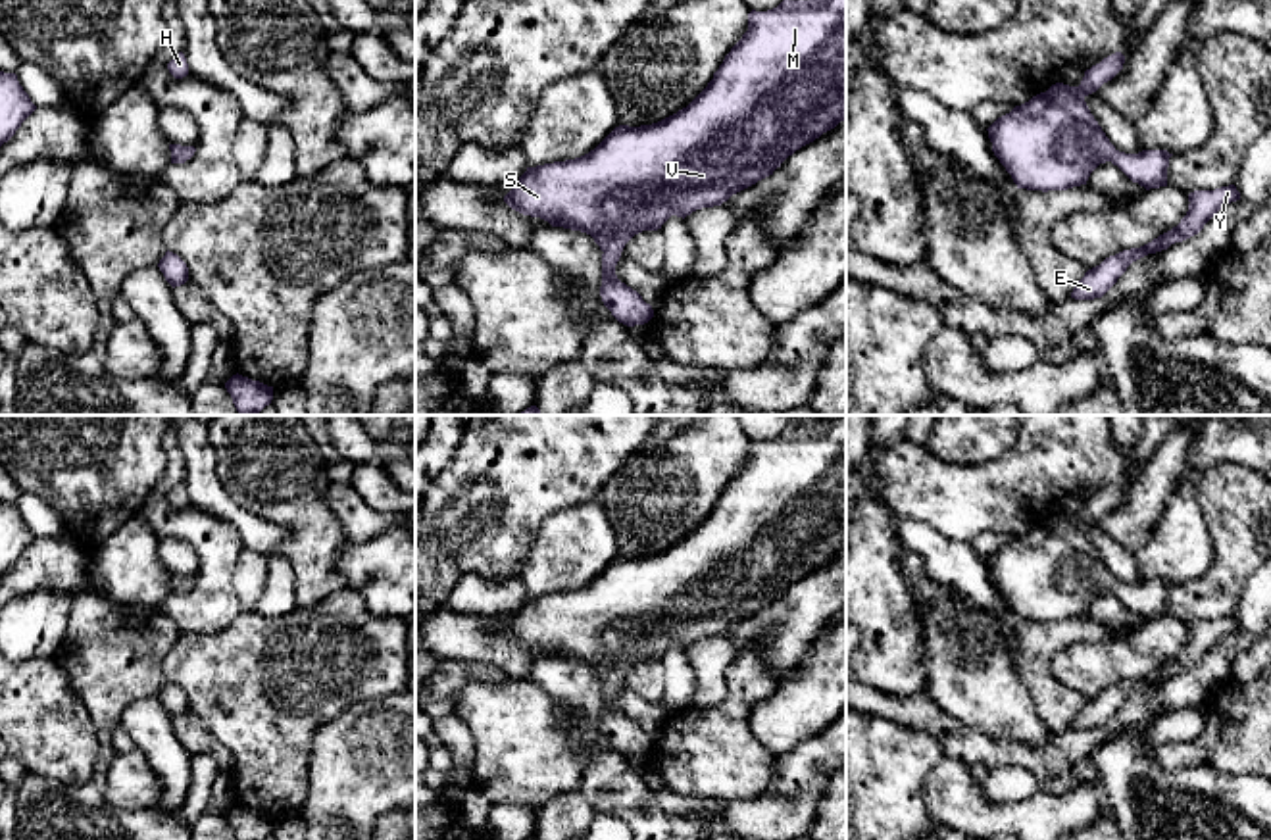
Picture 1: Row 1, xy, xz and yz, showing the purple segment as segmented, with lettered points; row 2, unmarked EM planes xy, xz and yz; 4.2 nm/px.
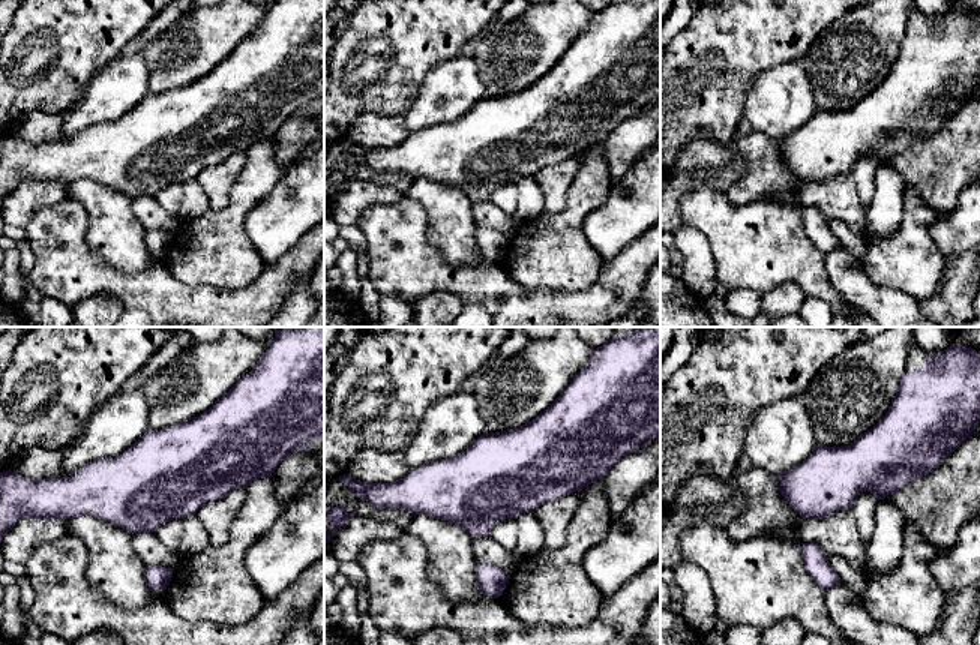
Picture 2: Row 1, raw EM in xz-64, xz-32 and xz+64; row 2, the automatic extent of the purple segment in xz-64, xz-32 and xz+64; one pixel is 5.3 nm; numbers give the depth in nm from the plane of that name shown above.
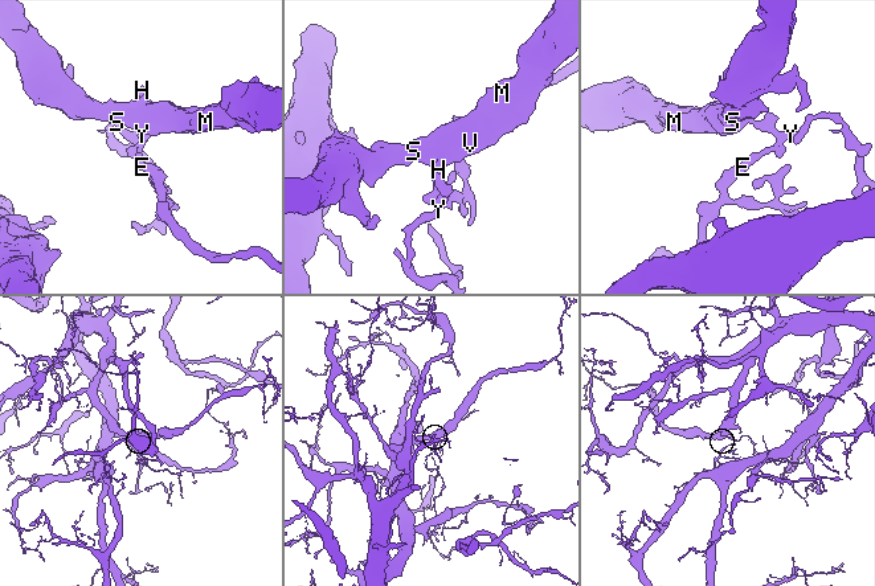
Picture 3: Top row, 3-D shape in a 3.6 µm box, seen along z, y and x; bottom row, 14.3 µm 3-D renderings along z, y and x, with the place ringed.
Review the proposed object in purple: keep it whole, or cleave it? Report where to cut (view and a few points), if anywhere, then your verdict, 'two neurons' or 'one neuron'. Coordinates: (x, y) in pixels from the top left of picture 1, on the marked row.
no cut; one neuron

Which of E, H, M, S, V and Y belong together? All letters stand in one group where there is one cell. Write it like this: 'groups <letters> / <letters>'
groups E H M S V Y

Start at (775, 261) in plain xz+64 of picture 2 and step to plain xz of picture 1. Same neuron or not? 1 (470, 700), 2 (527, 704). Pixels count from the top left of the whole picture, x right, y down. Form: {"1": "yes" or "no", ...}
{"1": "yes", "2": "yes"}

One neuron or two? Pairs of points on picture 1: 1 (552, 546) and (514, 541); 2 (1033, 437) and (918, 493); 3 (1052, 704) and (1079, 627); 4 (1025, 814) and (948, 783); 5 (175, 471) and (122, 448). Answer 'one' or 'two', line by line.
1: two
2: one
3: one
4: one
5: two

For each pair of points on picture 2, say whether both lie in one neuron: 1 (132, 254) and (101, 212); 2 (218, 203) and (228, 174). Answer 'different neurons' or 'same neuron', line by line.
1: same neuron
2: same neuron

